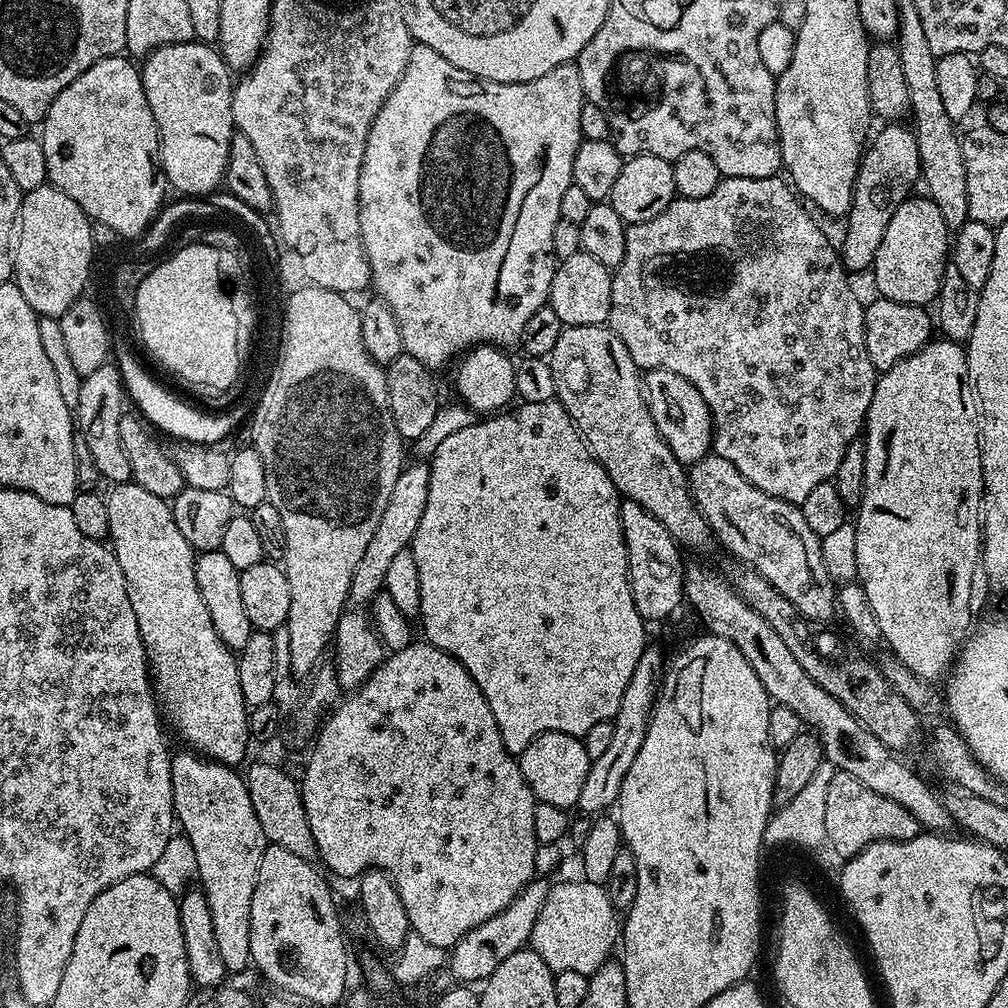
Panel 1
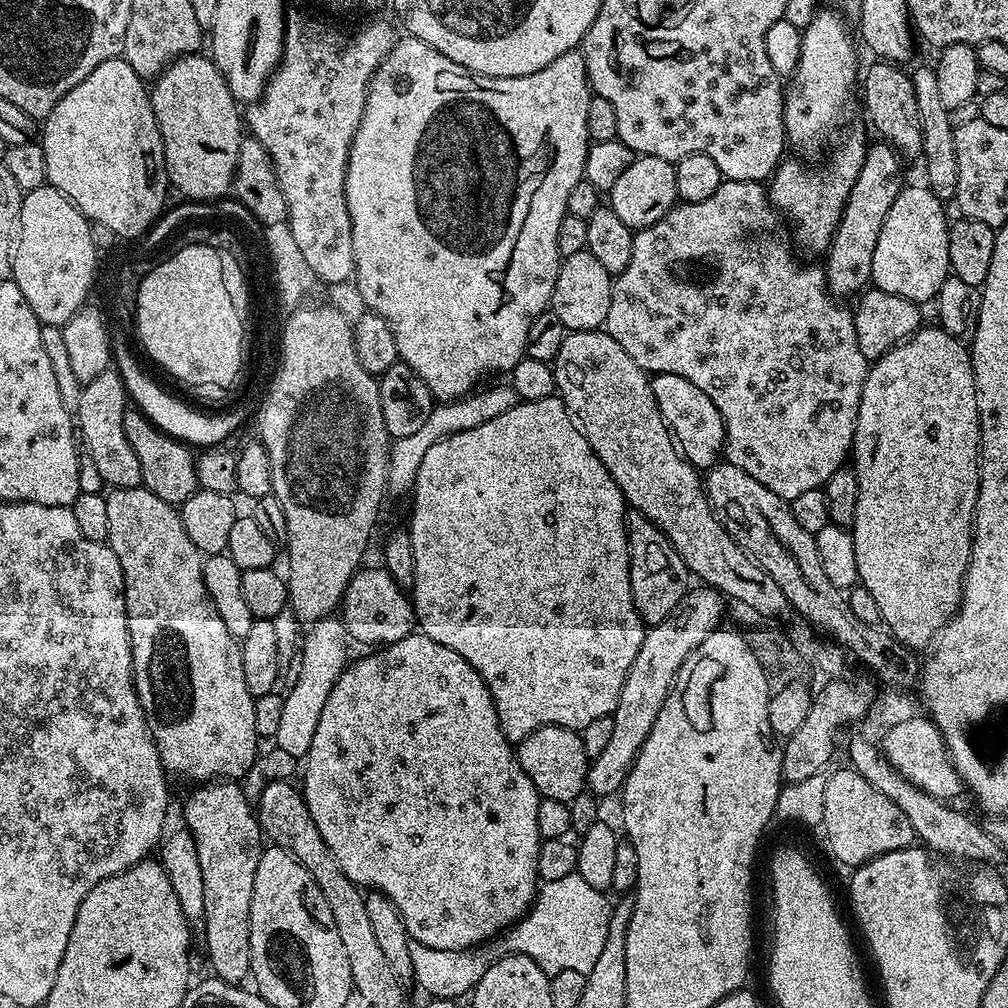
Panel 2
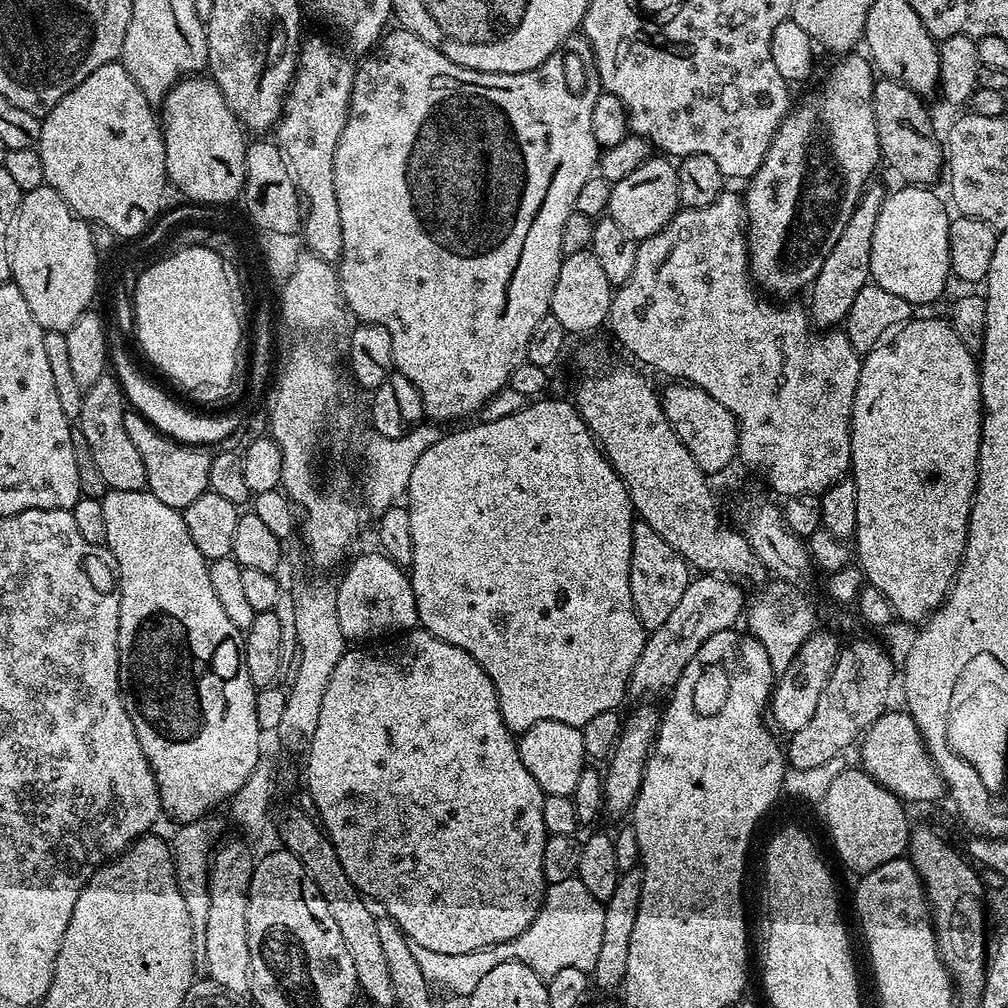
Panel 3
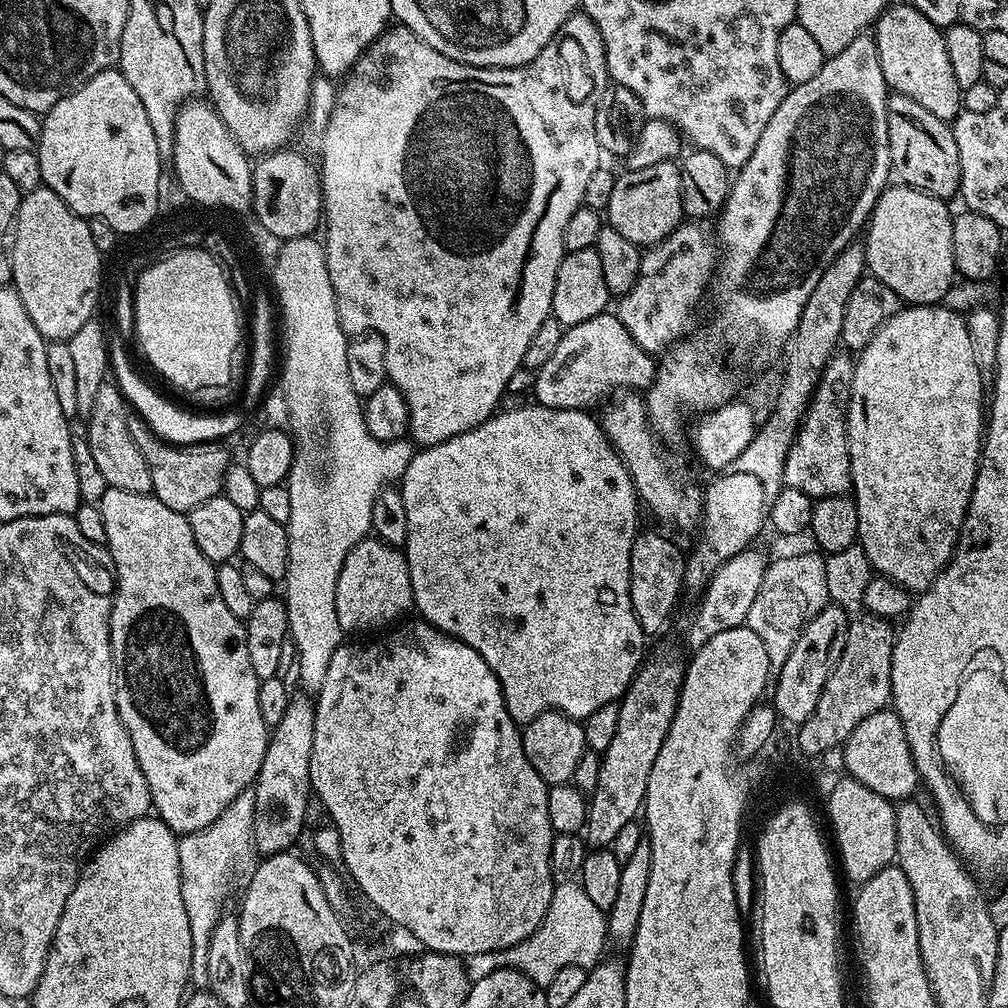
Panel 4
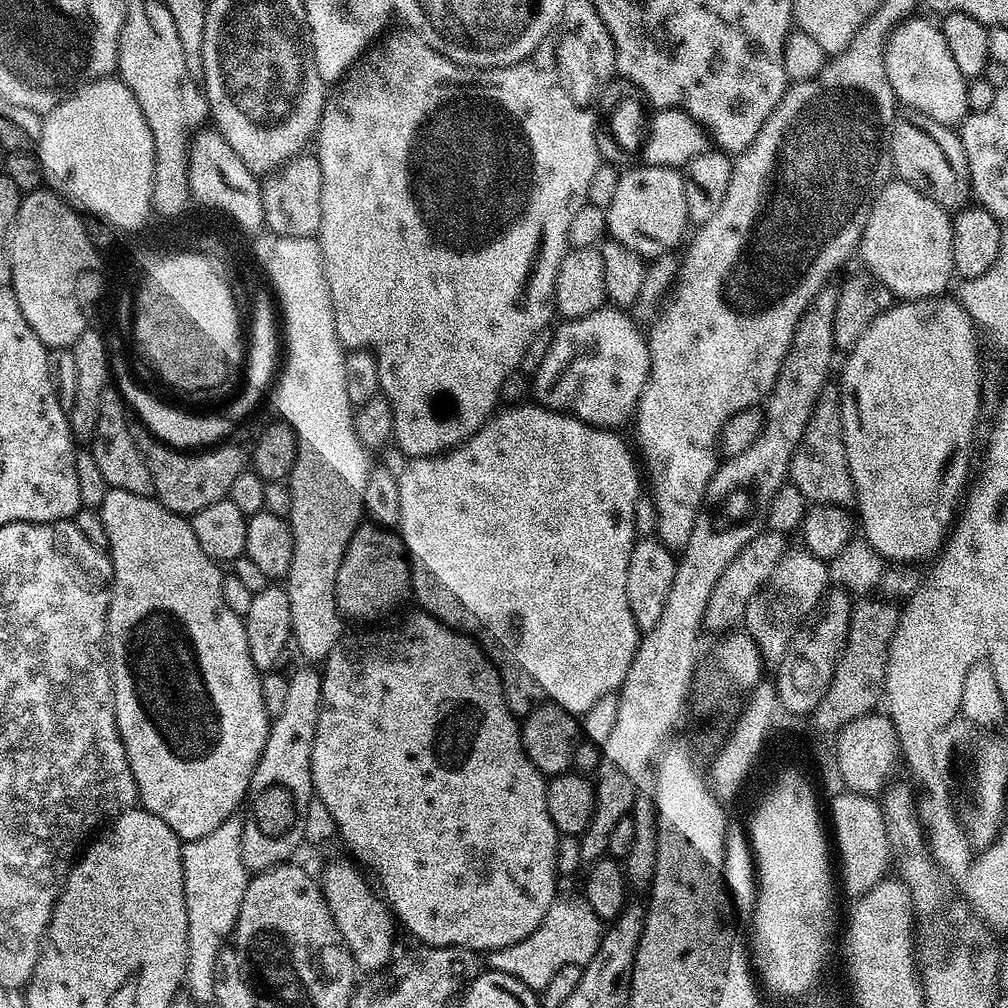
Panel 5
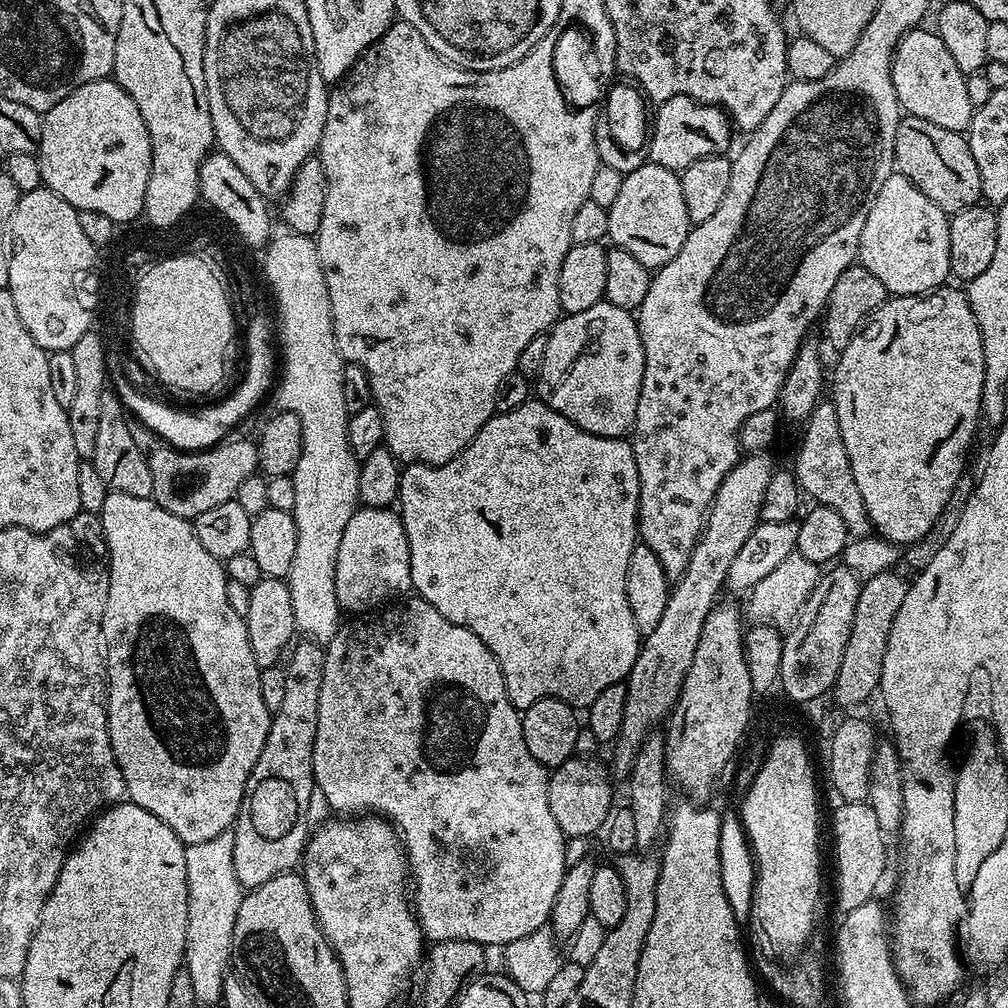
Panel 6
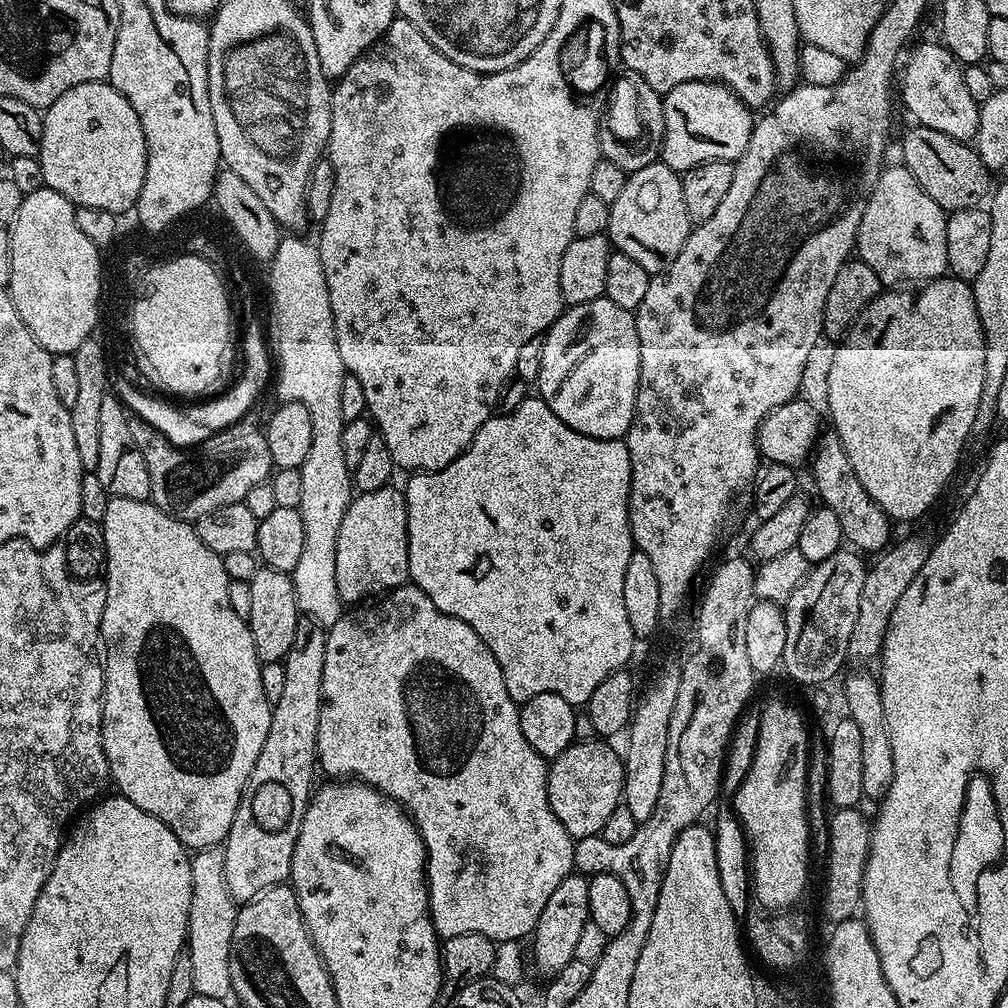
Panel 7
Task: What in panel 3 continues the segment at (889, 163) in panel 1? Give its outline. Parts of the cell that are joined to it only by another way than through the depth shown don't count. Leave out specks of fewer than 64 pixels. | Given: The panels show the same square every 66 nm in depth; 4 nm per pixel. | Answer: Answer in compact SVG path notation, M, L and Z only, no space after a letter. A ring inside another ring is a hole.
M869 183L865 188L854 214L850 216L850 222L846 222L834 250L830 250L826 262L822 262L822 270L818 270L818 278L810 286L812 301L806 304L806 308L817 329L832 330L843 325L858 290L862 290L862 286L872 280L870 250L874 246L874 226L878 223L878 210L882 210L886 195L886 188L876 183Z

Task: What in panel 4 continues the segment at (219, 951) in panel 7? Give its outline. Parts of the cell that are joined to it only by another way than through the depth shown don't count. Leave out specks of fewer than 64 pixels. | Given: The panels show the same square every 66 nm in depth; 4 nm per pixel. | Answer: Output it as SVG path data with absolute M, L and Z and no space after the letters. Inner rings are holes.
M249 790L238 794L226 810L210 826L197 832L185 832L178 839L178 870L182 878L182 906L186 906L186 918L190 918L190 970L192 971L191 983L204 986L208 983L206 974L206 957L210 951L210 934L214 934L214 926L225 911L224 903L228 900L236 884L243 885L252 876L258 863L256 843L254 843L254 798L255 791Z

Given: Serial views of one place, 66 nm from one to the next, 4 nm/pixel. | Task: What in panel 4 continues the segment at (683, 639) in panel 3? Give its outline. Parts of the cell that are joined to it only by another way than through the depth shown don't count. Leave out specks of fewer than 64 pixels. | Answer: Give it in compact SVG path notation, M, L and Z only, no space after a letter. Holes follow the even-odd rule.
M747 548L727 560L712 575L703 592L699 593L696 613L688 624L689 649L701 648L710 638L714 638L714 634L722 634L722 630L734 630L745 623L750 606L759 598L759 587L770 563L769 557L764 557L758 548Z

